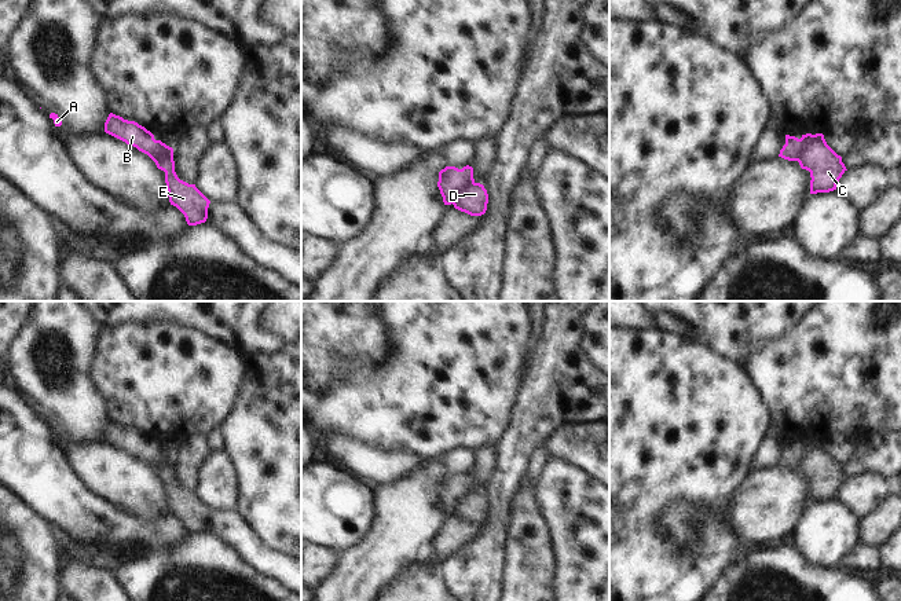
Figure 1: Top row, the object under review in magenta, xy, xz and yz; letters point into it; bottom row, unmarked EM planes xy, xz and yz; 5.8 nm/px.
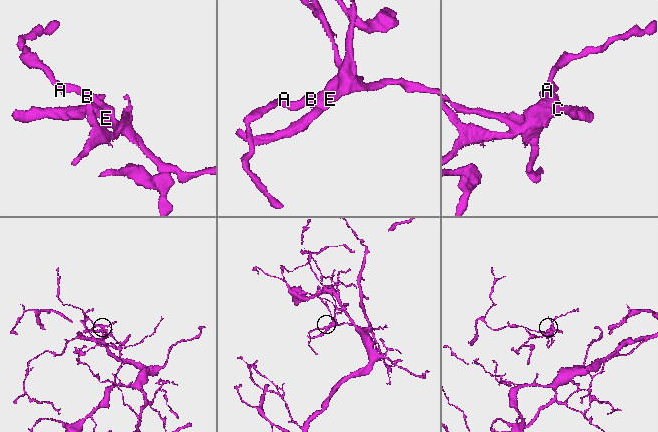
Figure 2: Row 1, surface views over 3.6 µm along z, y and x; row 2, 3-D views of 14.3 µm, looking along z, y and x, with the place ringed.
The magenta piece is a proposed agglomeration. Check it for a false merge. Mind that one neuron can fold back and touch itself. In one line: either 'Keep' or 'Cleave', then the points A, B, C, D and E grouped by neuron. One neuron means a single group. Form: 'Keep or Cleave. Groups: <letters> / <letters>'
Cleave. Groups: A B / C D E.

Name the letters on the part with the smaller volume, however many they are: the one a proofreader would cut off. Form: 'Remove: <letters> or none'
Remove: A, B.

